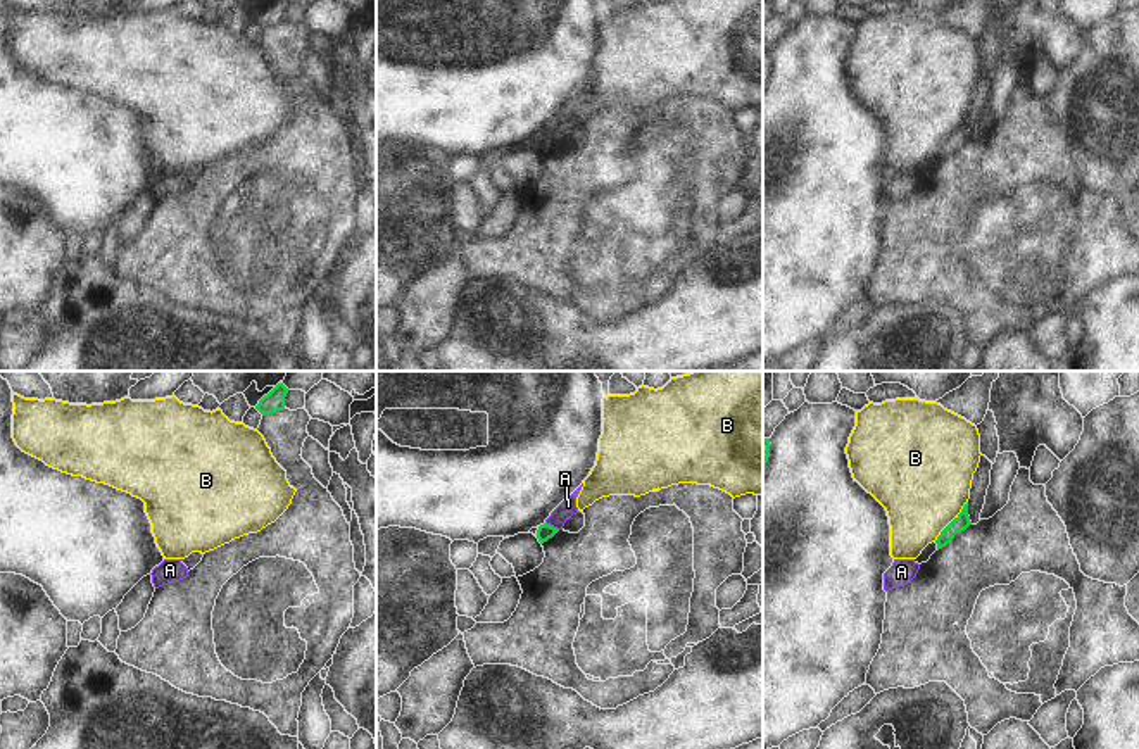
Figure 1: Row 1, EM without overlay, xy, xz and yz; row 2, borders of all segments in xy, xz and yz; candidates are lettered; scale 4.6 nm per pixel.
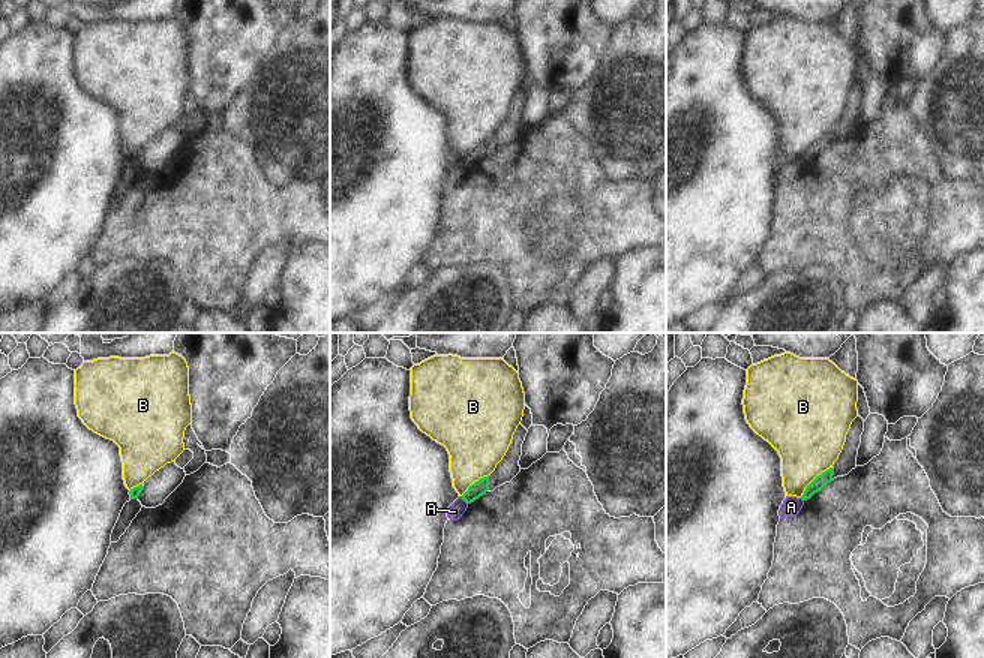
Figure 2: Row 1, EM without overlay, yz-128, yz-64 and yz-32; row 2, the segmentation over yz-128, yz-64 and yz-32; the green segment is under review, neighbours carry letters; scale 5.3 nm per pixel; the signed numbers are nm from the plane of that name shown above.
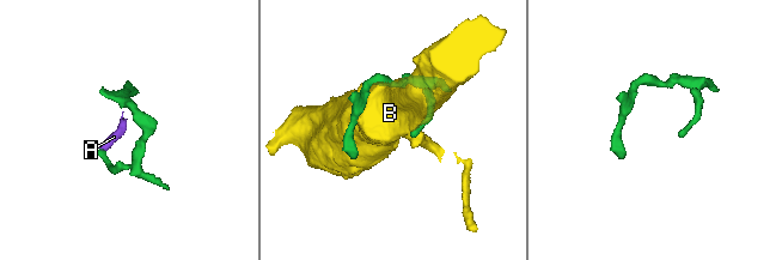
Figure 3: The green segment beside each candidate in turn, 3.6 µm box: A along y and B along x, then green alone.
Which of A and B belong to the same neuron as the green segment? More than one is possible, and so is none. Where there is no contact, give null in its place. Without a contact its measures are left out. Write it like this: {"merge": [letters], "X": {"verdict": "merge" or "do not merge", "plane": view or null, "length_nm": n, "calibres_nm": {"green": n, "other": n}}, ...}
{"merge": [], "A": {"verdict": "do not merge", "plane": "xz", "length_nm": 80, "calibres_nm": {"green": 70, "other": 80}}, "B": {"verdict": "do not merge", "plane": "yz", "length_nm": 240, "calibres_nm": {"green": 70, "other": 460}}}

